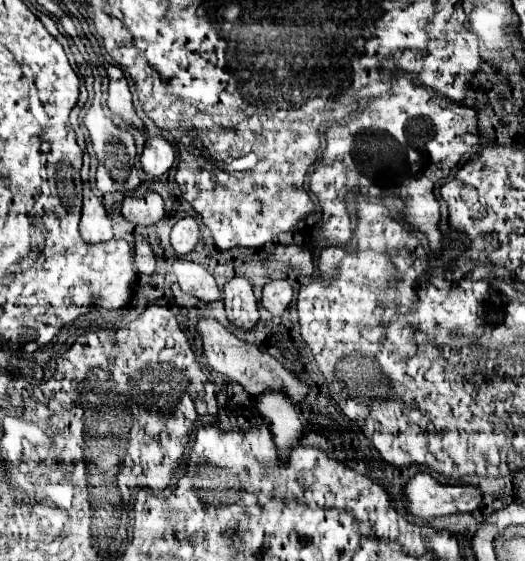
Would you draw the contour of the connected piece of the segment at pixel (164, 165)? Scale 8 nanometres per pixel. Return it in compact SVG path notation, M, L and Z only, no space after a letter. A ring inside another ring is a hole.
M161 133L149 135L145 141L145 149L141 153L143 171L151 177L163 177L171 169L173 161L175 161L175 153L169 141Z

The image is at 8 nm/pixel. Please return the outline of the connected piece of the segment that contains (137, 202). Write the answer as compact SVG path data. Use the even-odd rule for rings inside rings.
M143 193L143 195L125 195L121 213L133 221L135 225L155 225L163 219L163 199L159 193Z

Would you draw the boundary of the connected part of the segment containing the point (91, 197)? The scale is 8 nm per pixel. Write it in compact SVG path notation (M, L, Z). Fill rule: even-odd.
M83 183L83 211L81 211L81 223L79 223L79 231L81 237L87 243L99 243L99 241L107 241L113 237L113 223L111 217L101 201L101 197L97 197L89 183Z

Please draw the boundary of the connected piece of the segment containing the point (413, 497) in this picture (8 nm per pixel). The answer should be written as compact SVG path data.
M417 473L403 485L405 511L413 517L435 519L453 513L471 513L481 503L481 491L471 485L441 485L427 473Z

